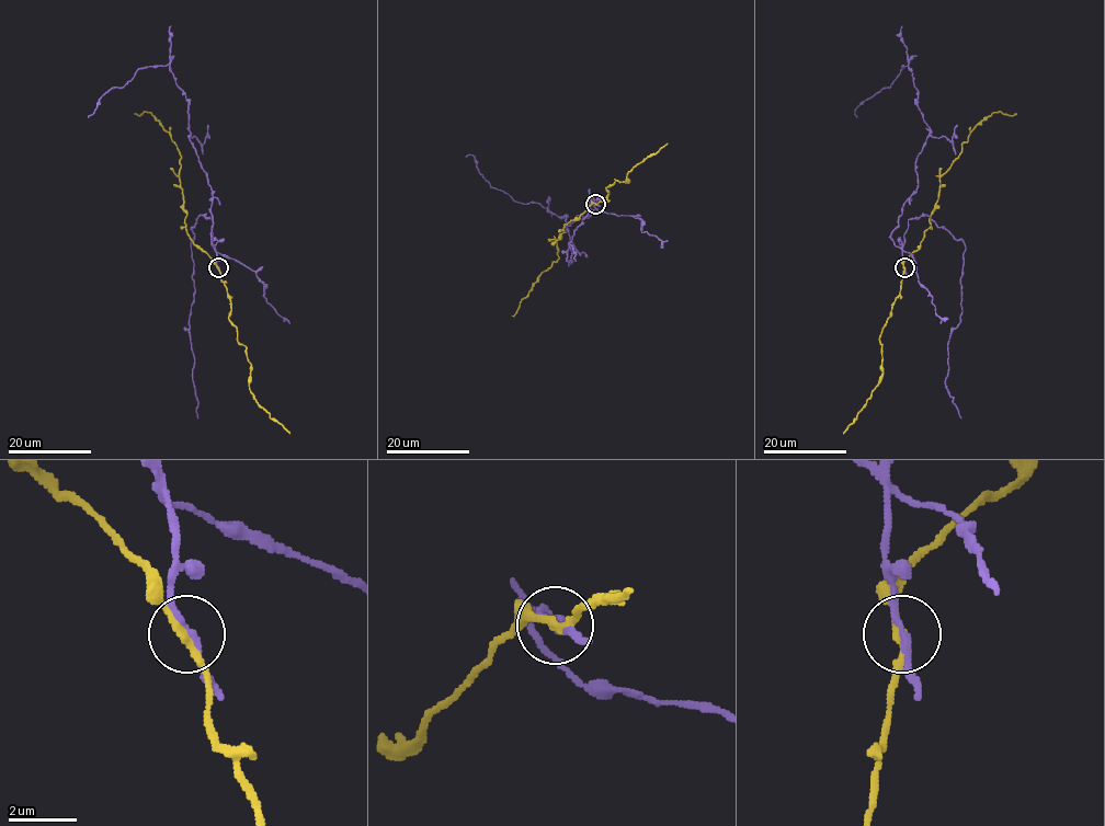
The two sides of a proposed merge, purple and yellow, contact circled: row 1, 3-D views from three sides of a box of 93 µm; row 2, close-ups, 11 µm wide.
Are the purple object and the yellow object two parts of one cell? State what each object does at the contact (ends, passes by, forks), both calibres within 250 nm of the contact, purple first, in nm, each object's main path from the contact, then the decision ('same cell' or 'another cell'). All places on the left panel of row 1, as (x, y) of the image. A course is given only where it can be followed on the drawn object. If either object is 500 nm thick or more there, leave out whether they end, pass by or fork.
purple passes by; yellow passes by; calibres 190 and 220 nm; course purple (217, 267), (213, 192), (190, 139), (185, 93), (168, 65), (140, 68), (101, 98), (88, 117); course yellow (217, 267), (186, 231), (179, 176), (181, 157), (177, 144), (150, 113), (134, 114); another cell

